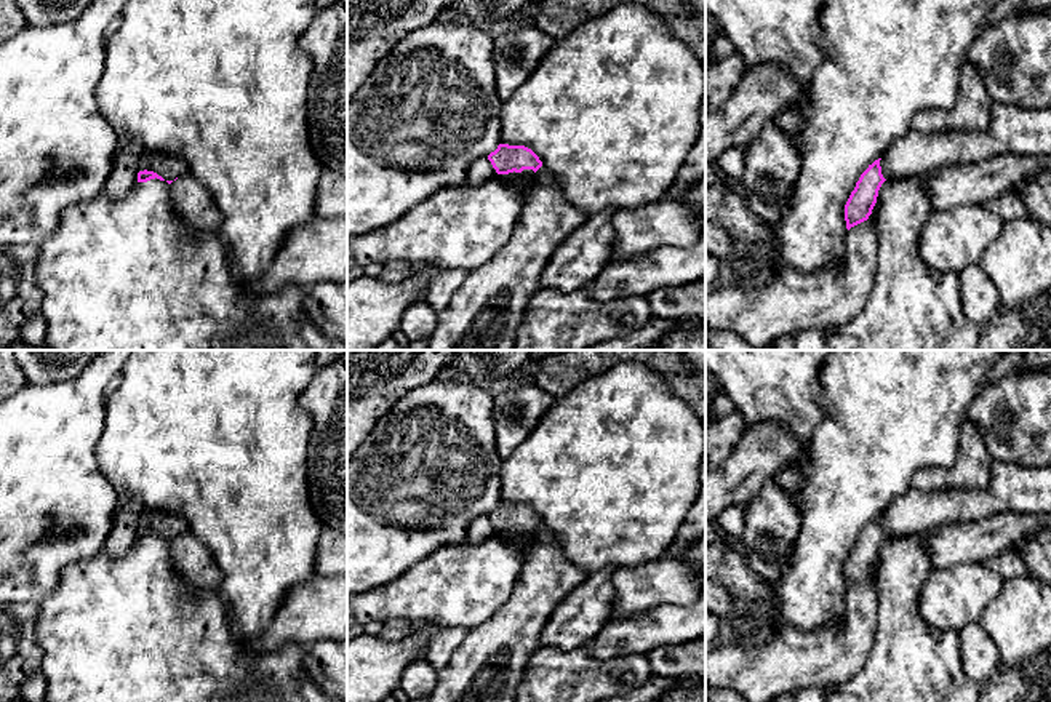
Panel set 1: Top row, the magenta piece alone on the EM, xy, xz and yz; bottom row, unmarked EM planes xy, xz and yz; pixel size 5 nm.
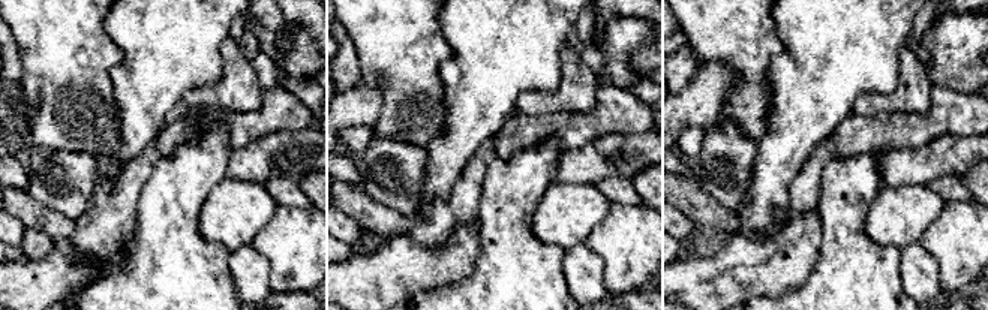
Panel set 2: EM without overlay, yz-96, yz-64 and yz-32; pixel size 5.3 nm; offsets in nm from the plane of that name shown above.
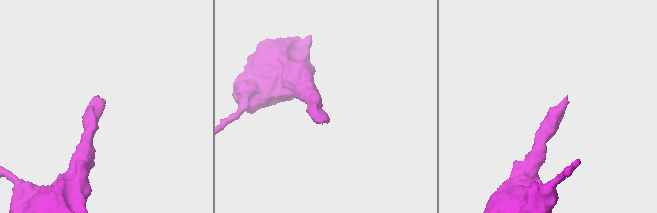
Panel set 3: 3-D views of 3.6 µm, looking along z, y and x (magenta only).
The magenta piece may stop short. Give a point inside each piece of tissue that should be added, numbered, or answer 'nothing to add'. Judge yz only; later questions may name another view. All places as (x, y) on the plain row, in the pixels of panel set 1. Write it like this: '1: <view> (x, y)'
1: yz (1026, 490)

